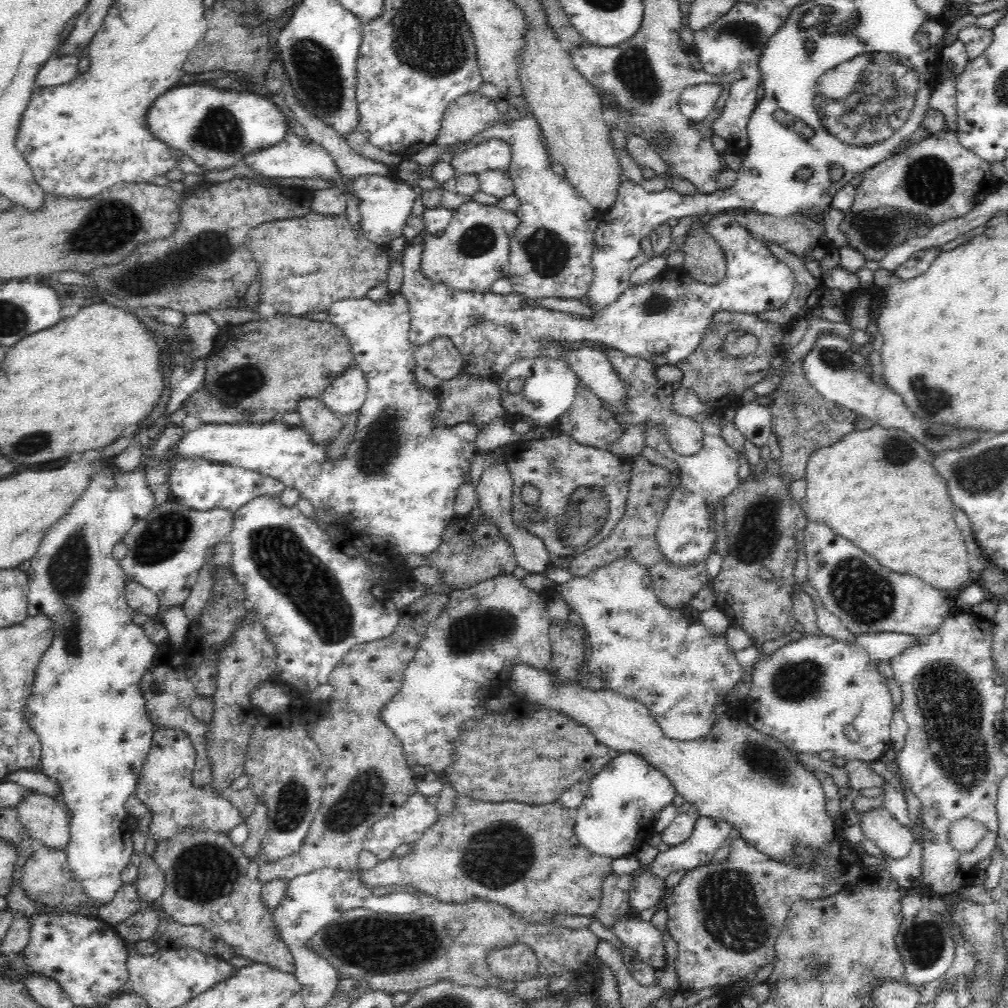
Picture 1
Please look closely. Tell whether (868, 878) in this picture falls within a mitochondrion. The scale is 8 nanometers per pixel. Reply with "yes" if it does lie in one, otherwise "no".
no

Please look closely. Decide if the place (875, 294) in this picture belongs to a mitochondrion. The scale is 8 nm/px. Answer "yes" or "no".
no

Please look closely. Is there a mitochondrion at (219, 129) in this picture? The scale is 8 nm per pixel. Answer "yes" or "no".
yes

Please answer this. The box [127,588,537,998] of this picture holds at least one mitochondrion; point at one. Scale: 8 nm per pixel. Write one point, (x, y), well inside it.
(377, 946)

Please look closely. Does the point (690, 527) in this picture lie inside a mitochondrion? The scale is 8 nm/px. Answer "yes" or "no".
no

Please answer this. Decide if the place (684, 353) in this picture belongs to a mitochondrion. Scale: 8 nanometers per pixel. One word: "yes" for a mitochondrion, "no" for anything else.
no

